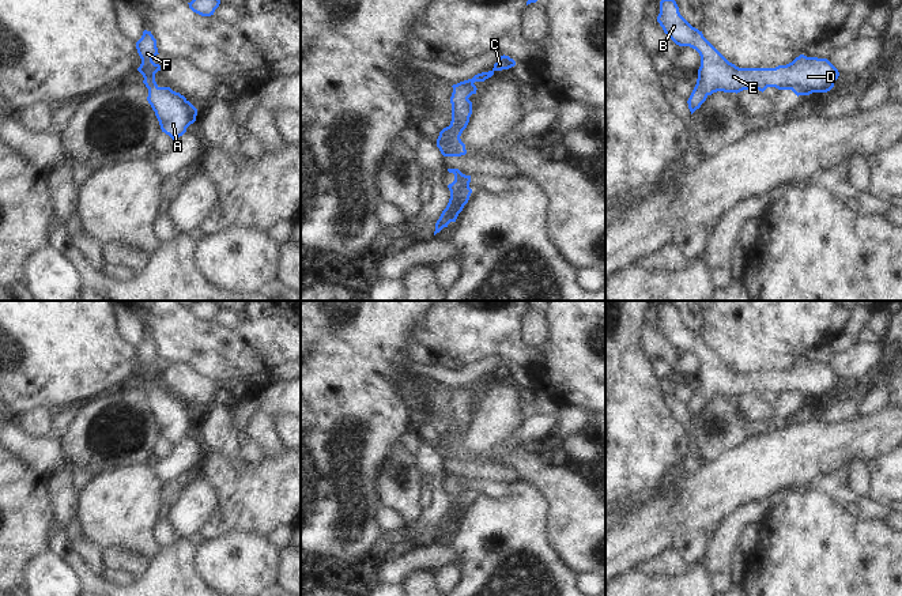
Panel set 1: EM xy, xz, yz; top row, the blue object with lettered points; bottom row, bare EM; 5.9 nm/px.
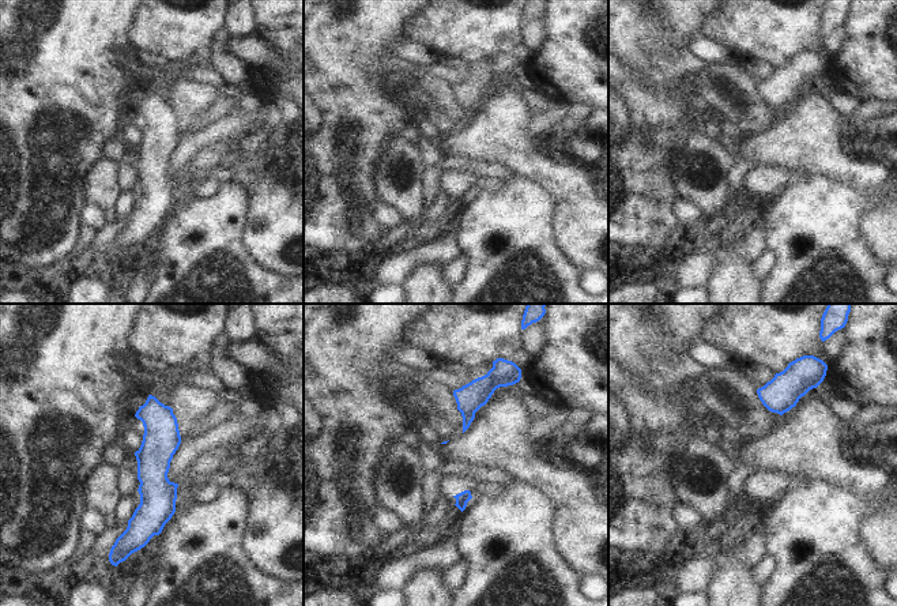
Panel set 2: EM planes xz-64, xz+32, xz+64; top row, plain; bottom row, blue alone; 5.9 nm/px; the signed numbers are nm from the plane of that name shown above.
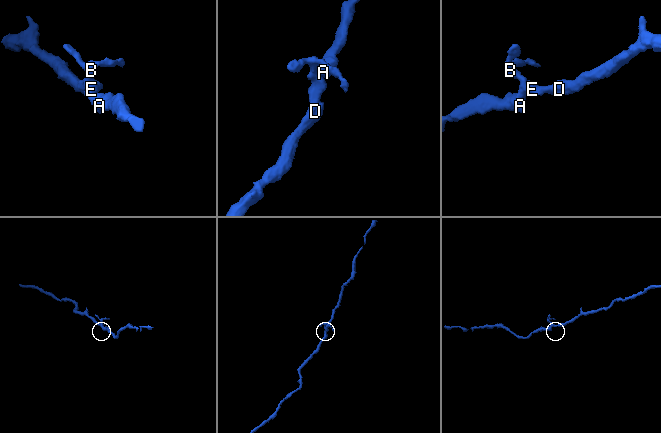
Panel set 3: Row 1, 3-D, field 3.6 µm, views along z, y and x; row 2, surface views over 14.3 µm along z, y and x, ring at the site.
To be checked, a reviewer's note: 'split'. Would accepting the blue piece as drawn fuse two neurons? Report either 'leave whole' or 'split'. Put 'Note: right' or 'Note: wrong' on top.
Note: wrong
leave whole

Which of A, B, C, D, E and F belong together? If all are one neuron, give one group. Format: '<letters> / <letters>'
A B C D E F

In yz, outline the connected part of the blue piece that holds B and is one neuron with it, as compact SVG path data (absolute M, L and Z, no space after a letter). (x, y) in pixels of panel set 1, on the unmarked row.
M673 303L660 306L657 327L676 350L690 351L701 361L697 389L687 405L691 419L717 396L737 399L743 395L759 395L763 397L767 392L775 392L792 395L799 401L827 397L839 381L838 374L827 363L804 359L775 373L739 373L680 320Z

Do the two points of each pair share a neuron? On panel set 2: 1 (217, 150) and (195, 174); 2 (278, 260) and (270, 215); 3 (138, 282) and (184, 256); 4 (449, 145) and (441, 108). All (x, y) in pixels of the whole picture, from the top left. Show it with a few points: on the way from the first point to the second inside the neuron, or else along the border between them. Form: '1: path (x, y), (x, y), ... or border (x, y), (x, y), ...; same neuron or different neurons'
1: path (211, 155), (198, 169); same neuron
2: path (278, 249), (278, 226); same neuron
3: border (151, 264), (151, 285), (147, 289); different neurons
4: border (463, 128), (449, 135); different neurons

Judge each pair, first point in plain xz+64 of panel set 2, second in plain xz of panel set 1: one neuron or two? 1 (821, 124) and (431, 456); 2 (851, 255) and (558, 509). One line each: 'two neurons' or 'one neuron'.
1: two neurons
2: two neurons

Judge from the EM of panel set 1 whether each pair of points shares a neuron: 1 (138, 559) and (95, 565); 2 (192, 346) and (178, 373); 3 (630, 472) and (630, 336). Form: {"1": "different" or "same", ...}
{"1": "different", "2": "different", "3": "same"}

